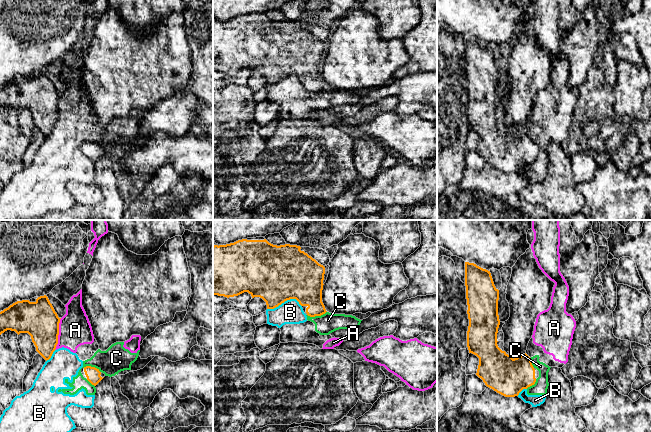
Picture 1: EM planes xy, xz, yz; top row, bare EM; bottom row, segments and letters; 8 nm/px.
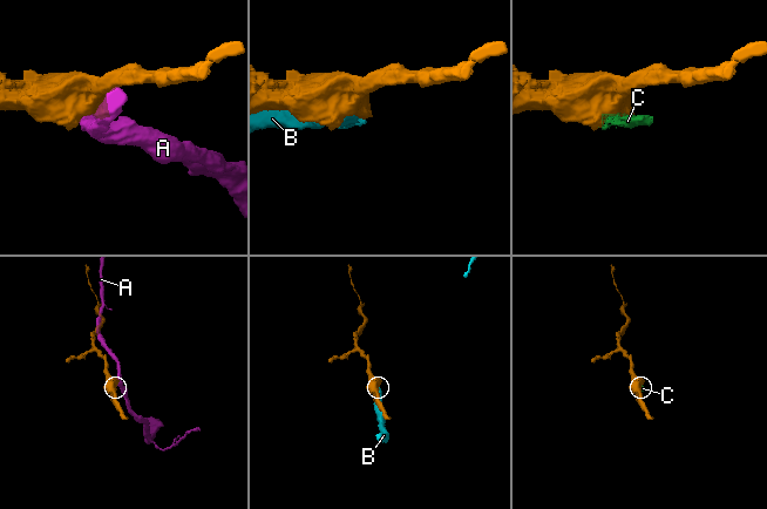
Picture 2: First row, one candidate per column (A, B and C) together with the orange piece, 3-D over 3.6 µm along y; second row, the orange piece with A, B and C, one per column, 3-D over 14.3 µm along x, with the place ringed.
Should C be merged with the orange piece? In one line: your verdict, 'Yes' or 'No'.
No

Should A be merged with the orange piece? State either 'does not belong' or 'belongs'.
does not belong

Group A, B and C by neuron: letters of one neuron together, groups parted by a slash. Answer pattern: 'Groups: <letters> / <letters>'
Groups: A B C

